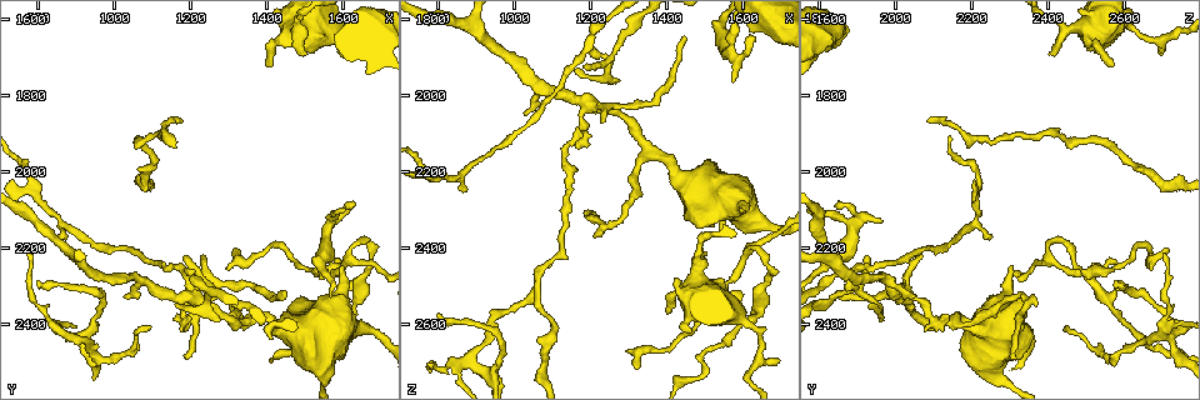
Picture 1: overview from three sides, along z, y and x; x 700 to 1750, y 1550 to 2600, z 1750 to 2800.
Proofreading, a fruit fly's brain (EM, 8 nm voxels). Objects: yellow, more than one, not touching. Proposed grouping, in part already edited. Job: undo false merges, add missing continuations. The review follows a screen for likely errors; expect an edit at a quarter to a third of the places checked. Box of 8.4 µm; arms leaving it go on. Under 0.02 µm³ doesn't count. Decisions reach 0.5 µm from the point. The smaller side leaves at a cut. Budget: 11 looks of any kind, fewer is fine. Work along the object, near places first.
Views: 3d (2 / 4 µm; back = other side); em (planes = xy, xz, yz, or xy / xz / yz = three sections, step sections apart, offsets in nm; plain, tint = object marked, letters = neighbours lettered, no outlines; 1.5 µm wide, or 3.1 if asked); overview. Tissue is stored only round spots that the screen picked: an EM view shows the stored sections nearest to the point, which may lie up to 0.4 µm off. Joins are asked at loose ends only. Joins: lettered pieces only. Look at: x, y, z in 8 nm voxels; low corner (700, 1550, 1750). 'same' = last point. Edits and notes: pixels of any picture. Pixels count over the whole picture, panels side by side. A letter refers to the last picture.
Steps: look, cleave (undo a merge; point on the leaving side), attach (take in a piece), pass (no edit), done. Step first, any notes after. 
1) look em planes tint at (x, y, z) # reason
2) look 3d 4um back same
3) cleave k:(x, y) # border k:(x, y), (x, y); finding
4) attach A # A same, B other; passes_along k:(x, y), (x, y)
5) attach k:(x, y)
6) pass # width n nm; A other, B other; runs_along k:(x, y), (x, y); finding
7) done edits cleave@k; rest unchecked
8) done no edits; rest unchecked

look em xz step 4 tint at (1645, 1630, 2615)

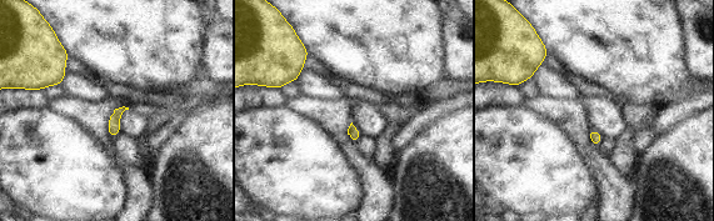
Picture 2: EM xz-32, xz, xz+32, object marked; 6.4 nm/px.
look em planes letters same

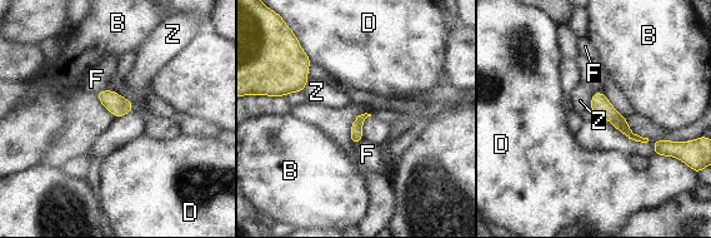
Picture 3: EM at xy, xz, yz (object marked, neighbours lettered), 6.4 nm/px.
pass # width 90 nm; B other, D other, F other, Z other; runs_along 3:(597, 94), (599, 103), (631, 135); one neuron here

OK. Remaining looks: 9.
look em xz step 8 letters at (1500, 1690, 2420) # branch stops here

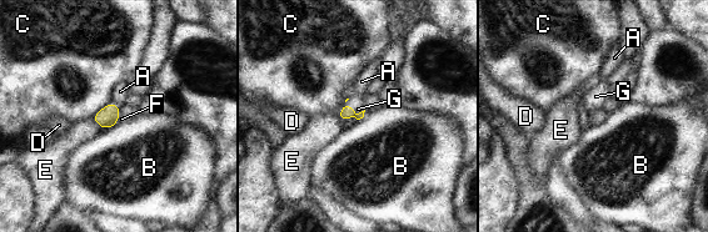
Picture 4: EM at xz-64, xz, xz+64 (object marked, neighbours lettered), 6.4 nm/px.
look em planes letters same # cut it another way

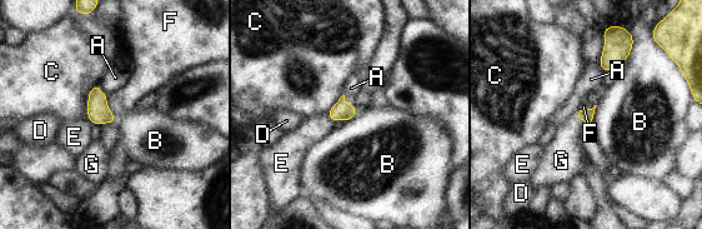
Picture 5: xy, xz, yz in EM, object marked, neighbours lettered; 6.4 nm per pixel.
attach G # longest_contact C 220 nm; A other, B other, C other, D other, E other, F other, G same; passes_along 5:(586, 115), (577, 119), (563, 155); the neuron continues

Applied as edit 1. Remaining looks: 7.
look 3d 2um at (1265, 2325, 2330) # abrupt turn

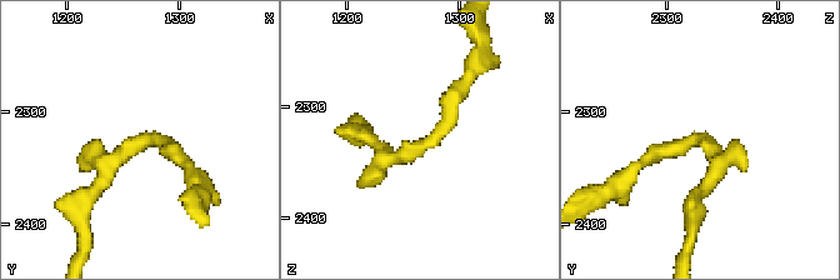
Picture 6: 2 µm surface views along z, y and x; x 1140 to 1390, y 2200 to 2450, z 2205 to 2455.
look em xz step 4 letters at (1266, 2328, 2336)

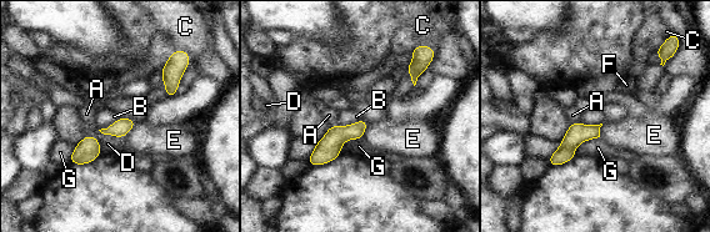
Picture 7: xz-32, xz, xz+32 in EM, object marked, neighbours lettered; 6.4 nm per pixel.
pass # longest_contact C 300 nm; A other, B other, C other, D other, E other, F other, G other; border 7:(138, 122), (125, 137); continuous, no second neuron

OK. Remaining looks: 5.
look em planes letters at (1095, 2405, 2450) # thin end

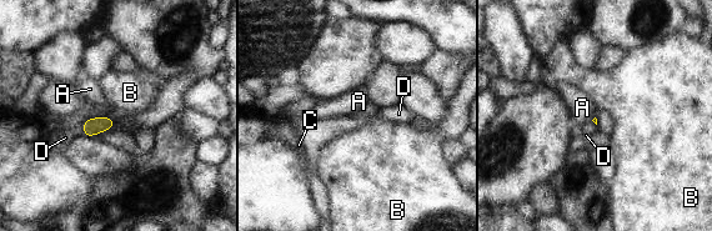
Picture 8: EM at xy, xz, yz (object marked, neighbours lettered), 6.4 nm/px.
pass # A other, B other, C other, D other; border 8:(103, 116), (88, 117), (80, 124); none of them fits

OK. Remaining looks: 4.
look em planes letters at (1450, 2325, 1850) # an open end

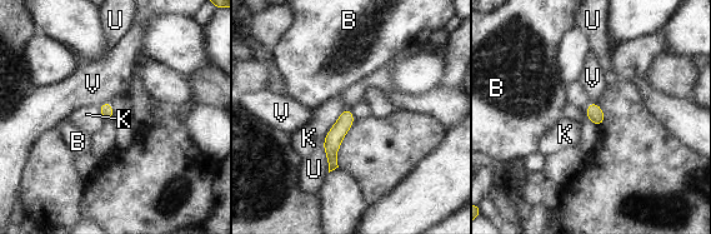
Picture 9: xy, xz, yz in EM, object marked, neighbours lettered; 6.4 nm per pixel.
pass # longest_contact K 280 nm; B other, K other, U other, V other; runs_along 9:(346, 111), (331, 143), (331, 167); none of them fits

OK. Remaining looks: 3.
done edits attach@5; rest unchecked

